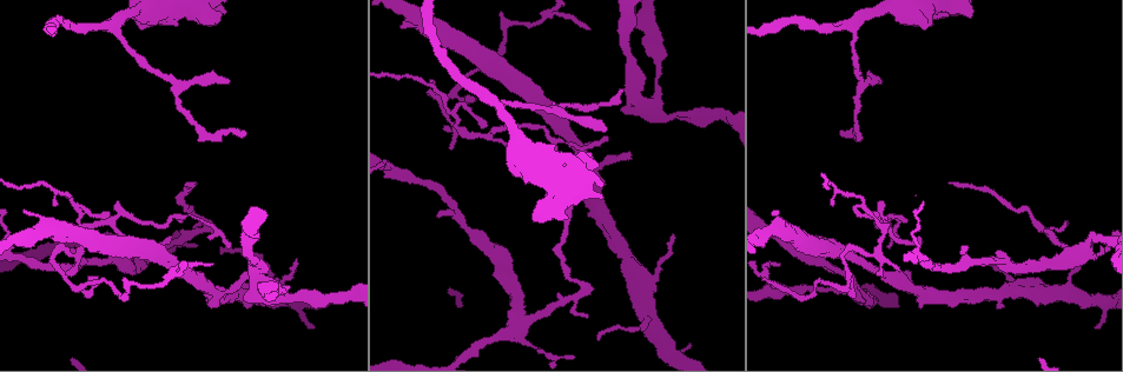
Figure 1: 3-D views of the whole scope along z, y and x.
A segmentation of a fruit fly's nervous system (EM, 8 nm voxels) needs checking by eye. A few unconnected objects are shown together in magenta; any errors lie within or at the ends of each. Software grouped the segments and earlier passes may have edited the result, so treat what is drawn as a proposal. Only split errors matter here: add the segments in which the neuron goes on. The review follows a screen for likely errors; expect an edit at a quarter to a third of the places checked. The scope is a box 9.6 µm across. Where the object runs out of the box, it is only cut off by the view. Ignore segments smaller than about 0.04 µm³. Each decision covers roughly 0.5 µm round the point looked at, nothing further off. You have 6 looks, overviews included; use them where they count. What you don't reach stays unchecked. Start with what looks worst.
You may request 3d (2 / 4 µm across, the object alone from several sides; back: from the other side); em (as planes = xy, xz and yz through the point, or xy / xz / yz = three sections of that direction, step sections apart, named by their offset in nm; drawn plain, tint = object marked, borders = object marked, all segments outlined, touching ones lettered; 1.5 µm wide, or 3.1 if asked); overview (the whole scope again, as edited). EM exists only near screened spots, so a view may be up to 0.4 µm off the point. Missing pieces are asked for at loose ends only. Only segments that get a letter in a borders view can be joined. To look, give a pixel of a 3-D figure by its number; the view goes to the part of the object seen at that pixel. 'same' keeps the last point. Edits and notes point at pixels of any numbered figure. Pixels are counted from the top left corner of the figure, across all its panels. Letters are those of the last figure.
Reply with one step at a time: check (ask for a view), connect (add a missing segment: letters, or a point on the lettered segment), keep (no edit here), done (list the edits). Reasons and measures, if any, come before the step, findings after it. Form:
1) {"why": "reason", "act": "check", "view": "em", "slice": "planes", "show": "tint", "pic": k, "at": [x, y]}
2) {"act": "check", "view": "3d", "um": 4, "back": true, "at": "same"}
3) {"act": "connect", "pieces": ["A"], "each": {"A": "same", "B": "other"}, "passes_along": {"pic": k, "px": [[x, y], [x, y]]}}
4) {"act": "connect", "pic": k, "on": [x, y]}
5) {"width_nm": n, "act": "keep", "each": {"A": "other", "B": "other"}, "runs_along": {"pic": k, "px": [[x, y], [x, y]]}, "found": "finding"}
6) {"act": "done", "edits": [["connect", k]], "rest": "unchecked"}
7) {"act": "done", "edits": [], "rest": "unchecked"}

{"why": "long arm stops here", "act": "check", "view": "em", "slice": "planes", "show": "borders", "pic": 1, "at": [842, 134]}

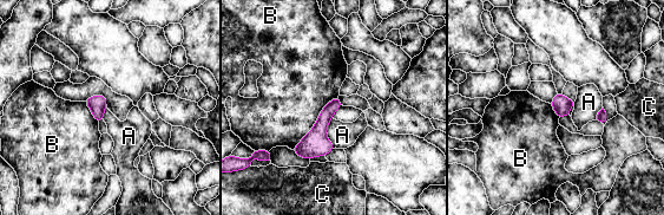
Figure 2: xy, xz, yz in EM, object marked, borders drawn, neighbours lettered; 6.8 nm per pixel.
{"act": "keep", "each": {"A": "other", "B": "other", "C": "other"}, "border": {"pic": 2, "px": [[337, 96], [291, 149]]}, "found": "no lettered segment goes on from it"}

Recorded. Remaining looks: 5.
{"why": "branch stops here", "act": "check", "view": "3d", "um": 2, "back": true, "pic": 1, "at": [625, 114]}

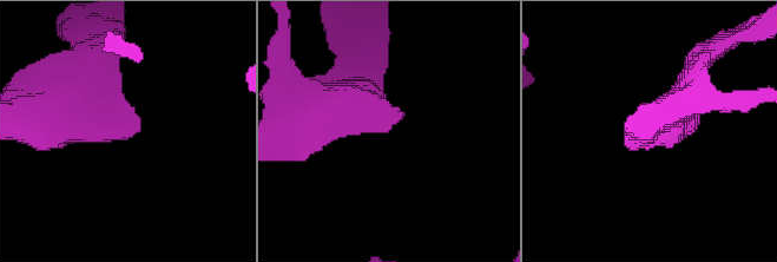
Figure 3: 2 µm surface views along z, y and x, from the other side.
{"arms": 3, "arm_widths_nm": [220, 260, 300], "act": "check", "view": "em", "slice": "xy", "step": 4, "show": "tint", "pic": 3, "at": [387, 131]}

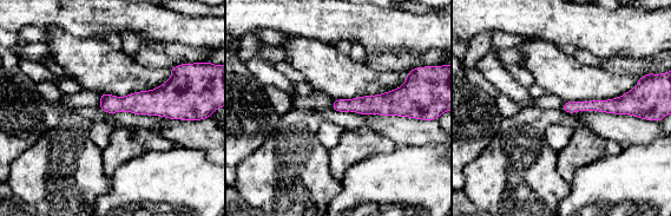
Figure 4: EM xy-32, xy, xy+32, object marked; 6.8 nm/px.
{"why": "another direction", "act": "check", "view": "em", "slice": "planes", "show": "borders", "at": "same"}

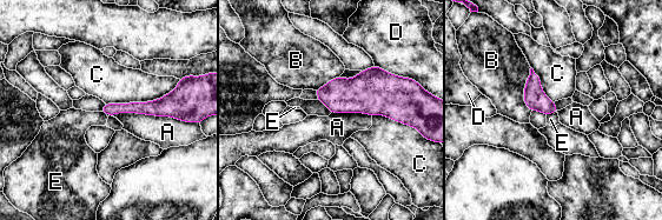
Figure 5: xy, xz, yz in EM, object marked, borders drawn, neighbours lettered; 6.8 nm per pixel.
{"longest_contact_nm": ["C", 550], "act": "keep", "each": {"A": "other", "B": "other", "C": "other", "D": "other", "E": "other"}, "runs_along": {"pic": 5, "px": [[176, 104], [163, 107], [105, 110]]}, "found": "none of them fits"}

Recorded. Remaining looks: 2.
{"why": "free end", "act": "check", "view": "em", "slice": "xz", "step": 4, "show": "tint", "pic": 1, "at": [310, 327]}

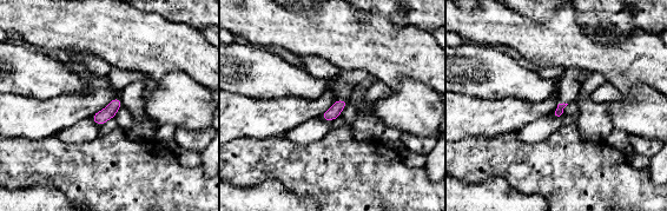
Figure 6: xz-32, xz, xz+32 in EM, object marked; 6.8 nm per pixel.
{"act": "check", "view": "em", "slice": "planes", "show": "borders", "at": "same"}

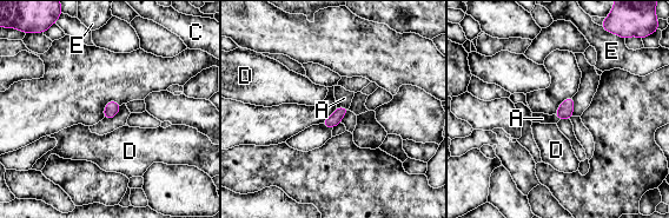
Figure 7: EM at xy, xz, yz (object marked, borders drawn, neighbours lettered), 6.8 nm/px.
{"act": "connect", "pic": 7, "on": [344, 98], "each": {"A": "same", "C": "other", "D": "other", "E": "other"}, "passes_along": {"pic": 7, "px": [[336, 118], [343, 107], [344, 98]]}, "found": "the neuron continues"}

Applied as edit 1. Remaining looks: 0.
{"act": "done", "edits": [["connect", 7]], "rest": "unchecked"}

